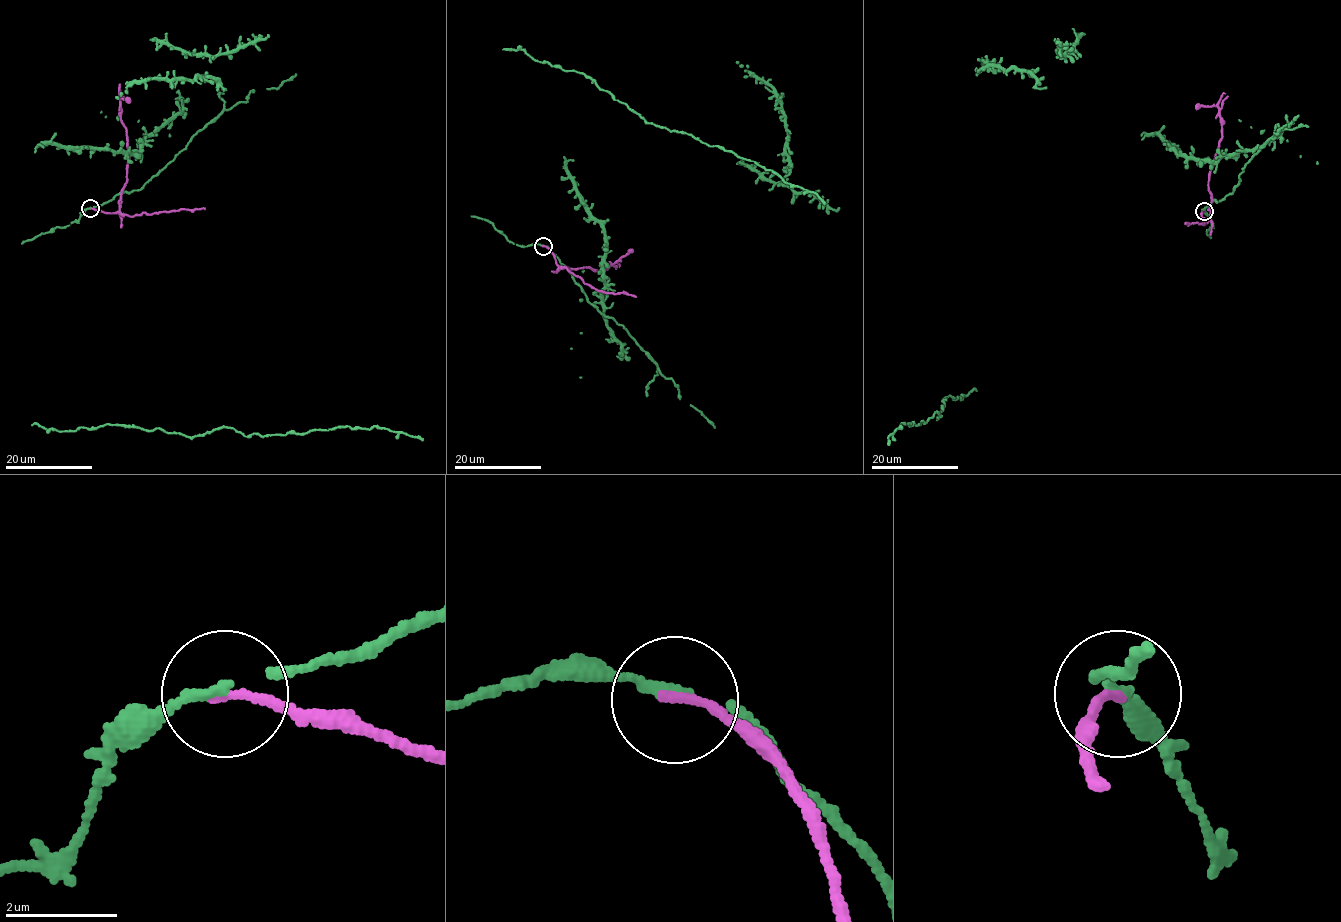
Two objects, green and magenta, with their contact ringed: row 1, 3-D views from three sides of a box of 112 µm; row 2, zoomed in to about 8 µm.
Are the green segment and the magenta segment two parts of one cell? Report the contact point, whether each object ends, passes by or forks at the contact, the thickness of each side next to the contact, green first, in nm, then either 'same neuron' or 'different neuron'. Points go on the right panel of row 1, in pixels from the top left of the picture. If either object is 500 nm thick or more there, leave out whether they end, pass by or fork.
place (1204, 211); green passes by; magenta ends; calibres 130 and 150 nm; different neuron

